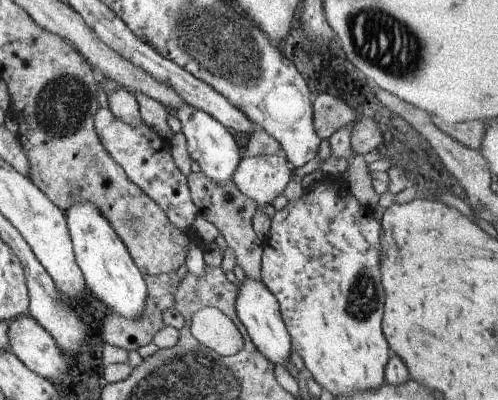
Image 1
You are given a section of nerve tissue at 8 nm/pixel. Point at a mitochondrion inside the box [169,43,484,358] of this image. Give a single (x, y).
(362, 300)

